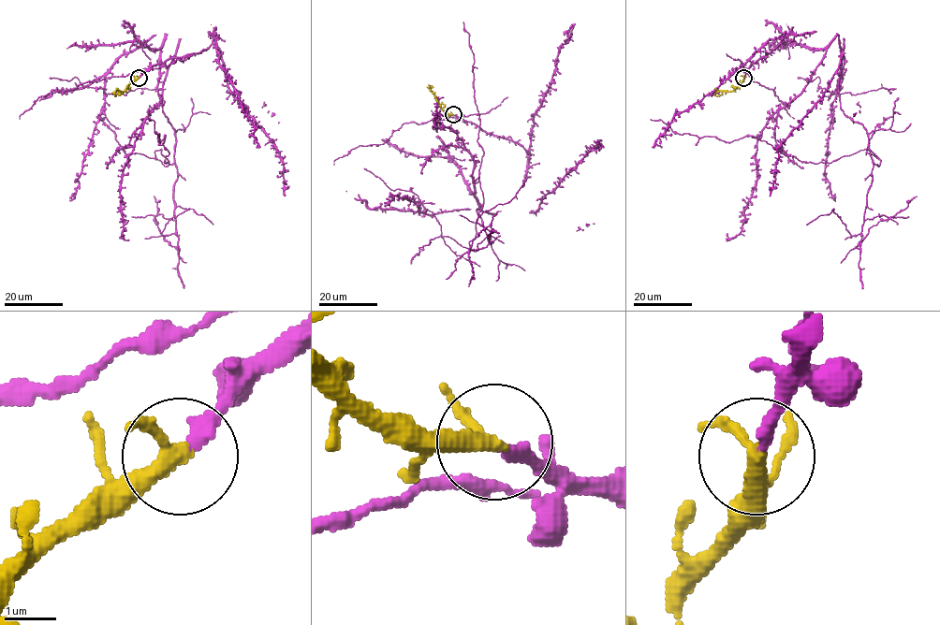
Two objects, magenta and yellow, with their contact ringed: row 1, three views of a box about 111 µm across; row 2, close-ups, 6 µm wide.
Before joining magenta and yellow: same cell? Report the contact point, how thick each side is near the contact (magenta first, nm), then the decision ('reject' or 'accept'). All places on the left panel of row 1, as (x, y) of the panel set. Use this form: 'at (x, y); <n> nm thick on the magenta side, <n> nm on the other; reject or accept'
at (139, 78); 260 nm thick on the magenta side, 280 nm on the other; accept

